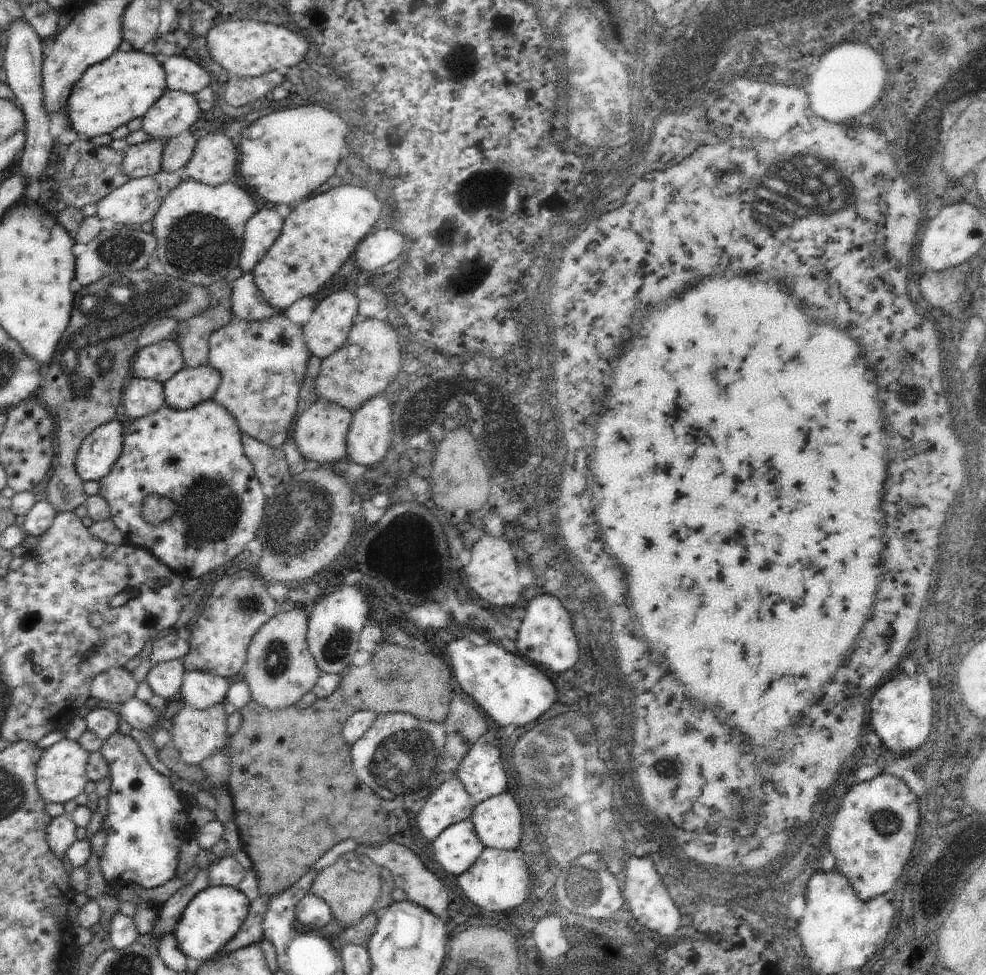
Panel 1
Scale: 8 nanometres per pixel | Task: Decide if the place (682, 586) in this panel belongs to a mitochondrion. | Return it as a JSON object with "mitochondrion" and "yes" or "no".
{"mitochondrion":"yes"}

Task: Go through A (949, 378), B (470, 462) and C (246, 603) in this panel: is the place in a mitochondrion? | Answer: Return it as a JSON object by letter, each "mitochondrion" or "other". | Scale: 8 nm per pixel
{"A":"mitochondrion","B":"other","C":"mitochondrion"}

